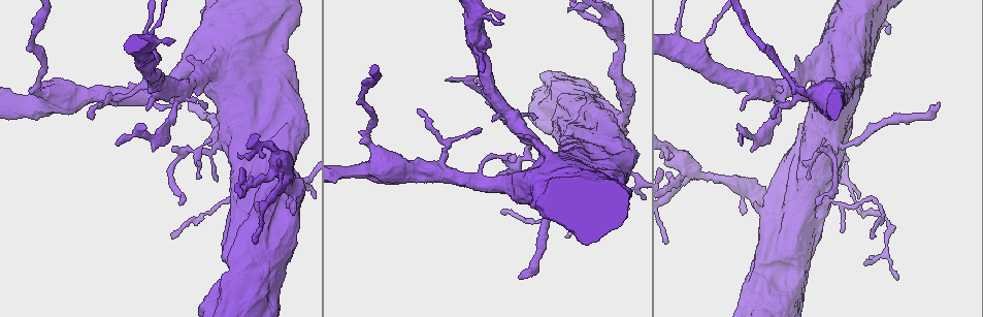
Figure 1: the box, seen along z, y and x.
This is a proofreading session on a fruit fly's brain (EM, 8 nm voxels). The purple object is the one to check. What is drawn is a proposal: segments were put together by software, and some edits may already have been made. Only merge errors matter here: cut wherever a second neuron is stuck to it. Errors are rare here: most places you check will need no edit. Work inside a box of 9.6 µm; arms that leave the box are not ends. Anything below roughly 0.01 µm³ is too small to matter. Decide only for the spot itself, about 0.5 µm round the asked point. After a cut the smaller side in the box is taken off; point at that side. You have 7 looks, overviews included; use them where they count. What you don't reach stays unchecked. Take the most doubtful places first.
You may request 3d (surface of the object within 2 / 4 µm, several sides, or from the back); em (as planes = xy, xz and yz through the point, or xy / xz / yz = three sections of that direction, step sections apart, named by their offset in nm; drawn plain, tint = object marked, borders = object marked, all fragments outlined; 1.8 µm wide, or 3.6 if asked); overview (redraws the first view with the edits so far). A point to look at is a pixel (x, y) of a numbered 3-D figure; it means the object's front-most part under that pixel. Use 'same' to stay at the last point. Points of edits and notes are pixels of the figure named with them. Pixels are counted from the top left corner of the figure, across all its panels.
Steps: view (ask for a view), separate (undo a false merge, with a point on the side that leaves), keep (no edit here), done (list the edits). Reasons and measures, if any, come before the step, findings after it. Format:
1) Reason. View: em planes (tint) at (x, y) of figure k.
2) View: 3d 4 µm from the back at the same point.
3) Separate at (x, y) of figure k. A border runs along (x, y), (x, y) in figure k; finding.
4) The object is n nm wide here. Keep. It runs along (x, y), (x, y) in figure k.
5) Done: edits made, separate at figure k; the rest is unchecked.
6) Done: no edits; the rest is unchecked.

Abrupt turn. View: em xy step 8 (tint) at (638, 177) of figure 1.

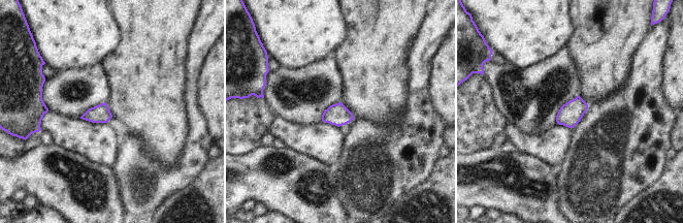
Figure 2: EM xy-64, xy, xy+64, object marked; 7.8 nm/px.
Cut it another way. View: em planes (tint) at the same point.

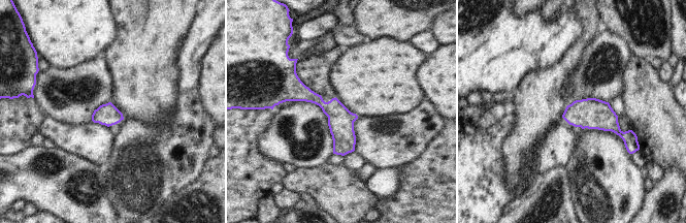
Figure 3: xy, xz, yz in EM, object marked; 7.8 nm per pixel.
The object is 170 nm wide here. Keep. It runs along (282, 97), (316, 98), (352, 148) in figure 3; continuous, no second neuron.

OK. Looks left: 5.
Thin neck. View: em 3.6 µm planes (tint) at (283, 224) of figure 1.

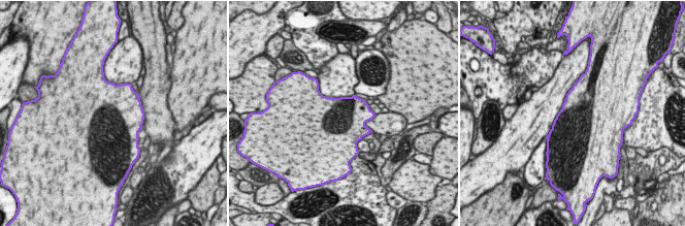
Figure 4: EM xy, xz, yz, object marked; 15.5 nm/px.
Keep. Continuous, no second neuron.

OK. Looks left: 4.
A fork. View: 3d 4 µm from the back at (786, 89) of figure 1.

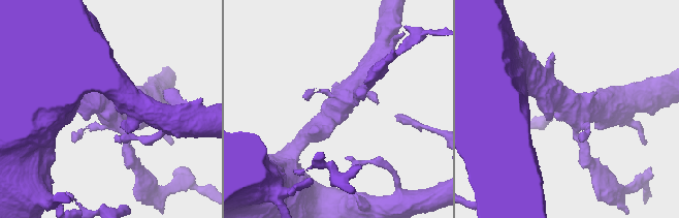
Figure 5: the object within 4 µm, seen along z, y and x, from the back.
Shape alone is not enough. View: em planes (plain) at (112, 109) of figure 5.

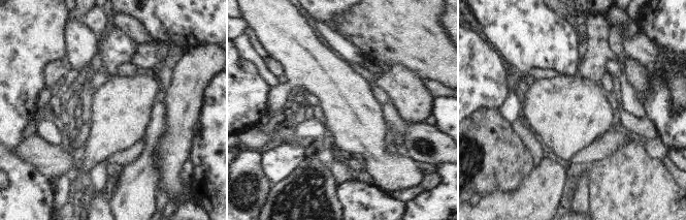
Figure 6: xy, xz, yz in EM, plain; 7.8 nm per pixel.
With the object marked. View: em planes (tint) at the same point.

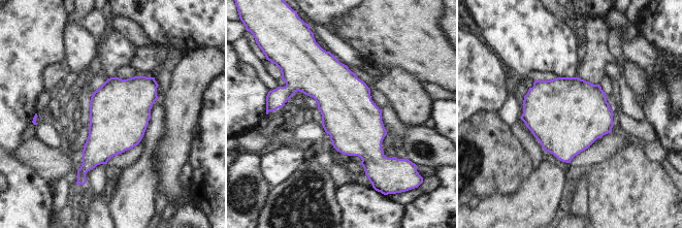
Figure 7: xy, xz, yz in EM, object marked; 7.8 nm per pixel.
Keep. Continuous, no second neuron.

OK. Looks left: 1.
Done: no edits; the rest is unchecked.

